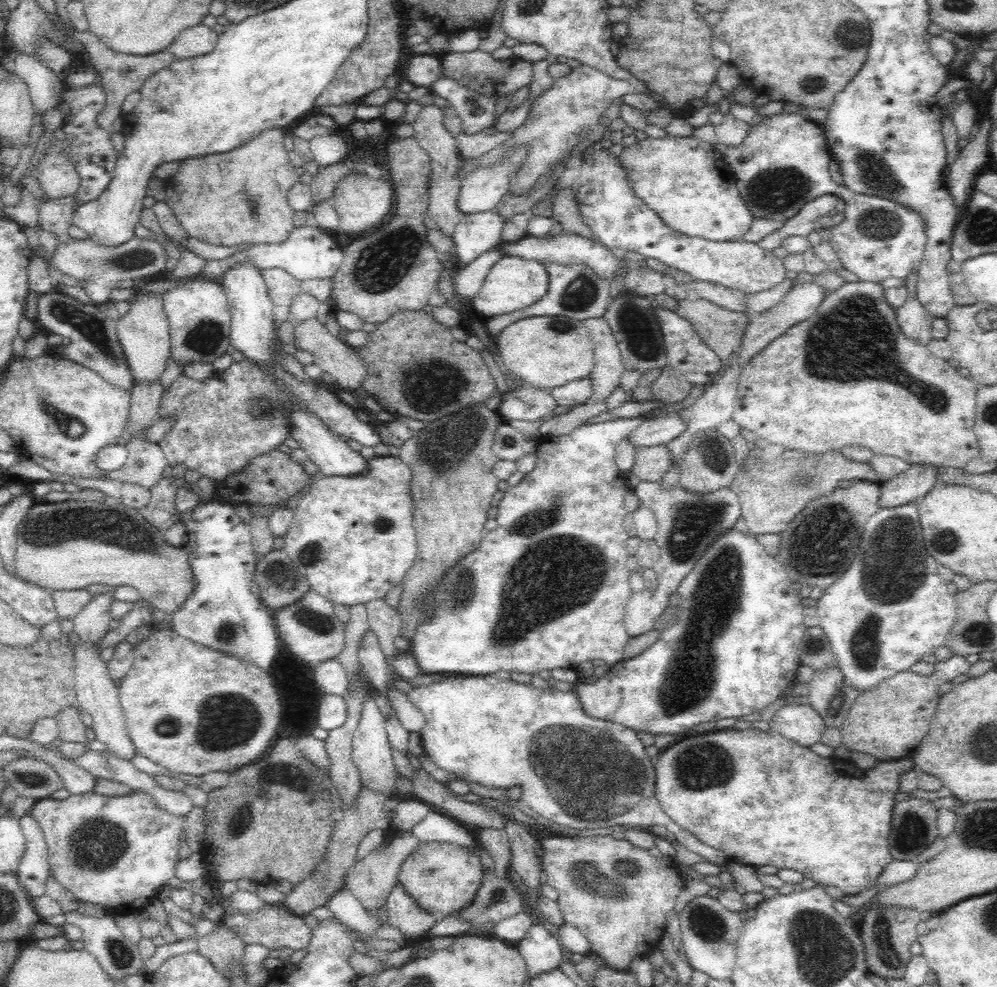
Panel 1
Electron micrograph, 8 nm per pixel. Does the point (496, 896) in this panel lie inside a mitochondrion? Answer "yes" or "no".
yes

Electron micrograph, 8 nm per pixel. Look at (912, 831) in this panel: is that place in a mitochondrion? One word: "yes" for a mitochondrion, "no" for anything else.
yes

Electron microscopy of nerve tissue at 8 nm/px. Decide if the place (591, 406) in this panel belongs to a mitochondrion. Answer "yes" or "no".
no

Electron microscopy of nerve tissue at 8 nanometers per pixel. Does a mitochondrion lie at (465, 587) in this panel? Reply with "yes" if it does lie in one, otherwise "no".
yes

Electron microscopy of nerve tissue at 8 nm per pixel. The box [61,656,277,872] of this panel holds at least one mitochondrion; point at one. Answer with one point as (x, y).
(228, 721)

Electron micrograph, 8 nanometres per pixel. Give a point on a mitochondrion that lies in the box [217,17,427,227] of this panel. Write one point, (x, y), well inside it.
(252, 204)

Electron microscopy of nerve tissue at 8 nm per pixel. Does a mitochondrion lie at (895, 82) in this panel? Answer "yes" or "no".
no

